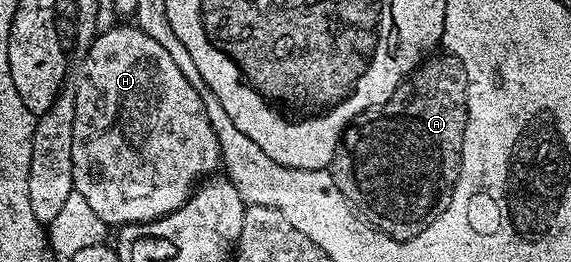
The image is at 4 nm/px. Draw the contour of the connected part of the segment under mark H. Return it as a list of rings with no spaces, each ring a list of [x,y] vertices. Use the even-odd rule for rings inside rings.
[[[113,25],[109,31],[102,31],[97,34],[96,39],[90,45],[88,51],[83,52],[84,61],[80,65],[80,76],[74,83],[76,100],[74,101],[74,121],[73,121],[73,185],[78,193],[82,193],[82,198],[89,203],[90,209],[102,217],[106,225],[123,225],[125,223],[145,223],[161,219],[172,211],[177,211],[183,203],[194,194],[198,184],[205,177],[211,176],[215,167],[219,168],[222,163],[220,156],[220,142],[210,125],[210,117],[206,117],[206,109],[202,105],[200,88],[190,85],[174,65],[174,57],[154,41],[145,31],[140,30],[135,25],[129,27],[120,27]]]

